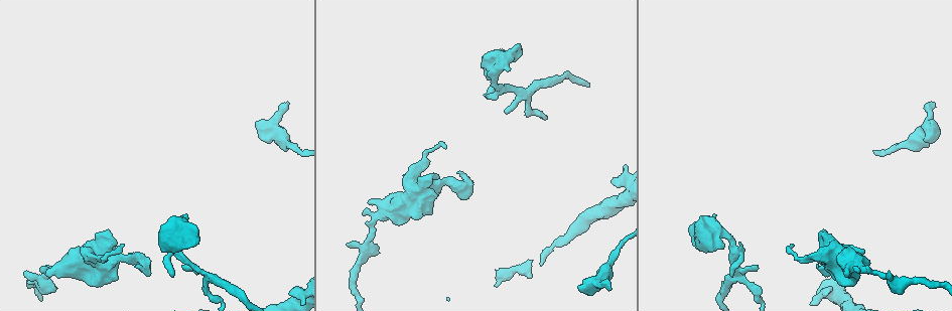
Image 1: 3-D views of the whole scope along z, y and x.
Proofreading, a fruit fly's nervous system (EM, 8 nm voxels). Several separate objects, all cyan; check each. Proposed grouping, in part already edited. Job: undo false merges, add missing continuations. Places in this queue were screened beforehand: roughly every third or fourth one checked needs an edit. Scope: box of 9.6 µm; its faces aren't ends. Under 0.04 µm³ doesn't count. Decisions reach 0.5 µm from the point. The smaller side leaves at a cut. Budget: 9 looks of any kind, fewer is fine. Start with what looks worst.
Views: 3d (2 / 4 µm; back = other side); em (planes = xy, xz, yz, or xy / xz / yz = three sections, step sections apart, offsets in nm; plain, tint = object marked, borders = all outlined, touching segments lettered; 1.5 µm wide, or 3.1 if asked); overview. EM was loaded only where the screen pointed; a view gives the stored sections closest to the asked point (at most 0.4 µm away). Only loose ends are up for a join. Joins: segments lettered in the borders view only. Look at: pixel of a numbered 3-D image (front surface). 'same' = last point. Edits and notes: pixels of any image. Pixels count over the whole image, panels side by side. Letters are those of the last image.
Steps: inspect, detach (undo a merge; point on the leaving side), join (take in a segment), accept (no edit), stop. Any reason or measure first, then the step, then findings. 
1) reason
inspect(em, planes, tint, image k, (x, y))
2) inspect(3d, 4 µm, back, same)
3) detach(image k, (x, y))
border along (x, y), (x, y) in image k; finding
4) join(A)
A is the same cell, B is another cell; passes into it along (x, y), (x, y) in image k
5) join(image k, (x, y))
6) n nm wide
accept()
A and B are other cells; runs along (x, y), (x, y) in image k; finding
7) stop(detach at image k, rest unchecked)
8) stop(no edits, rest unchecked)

thick end
inspect(3d, 4 µm, image 1, (692, 245))

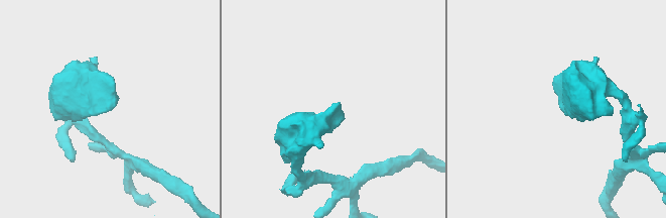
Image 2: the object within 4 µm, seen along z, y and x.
shape alone is not enough
inspect(em, planes, borders, image 2, (564, 110))

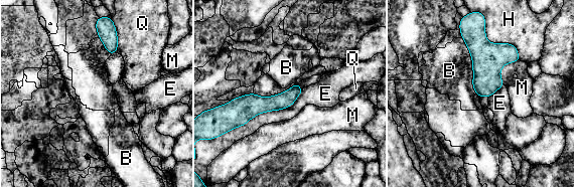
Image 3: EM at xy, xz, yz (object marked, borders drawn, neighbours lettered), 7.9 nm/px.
accept()
B, E, H, M and Q are other cells; runs along (299, 89), (280, 102), (231, 104) in image 3; none of them fits

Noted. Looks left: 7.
free end
inspect(3d, 4 µm, back, image 1, (889, 274))

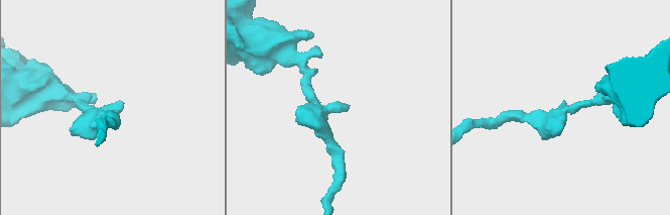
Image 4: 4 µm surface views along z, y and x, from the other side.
need the tissue
inspect(em, planes, borders, image 4, (350, 105))

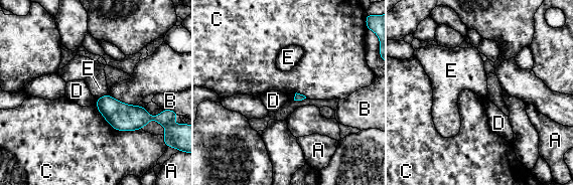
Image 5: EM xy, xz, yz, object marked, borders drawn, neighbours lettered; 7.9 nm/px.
accept()
A, B, C, D and E are other cells; border along (95, 104), (113, 128), (141, 129) in image 5; no lettered segment goes on from it

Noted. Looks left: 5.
free end
inspect(em, planes, borders, image 1, (822, 240))

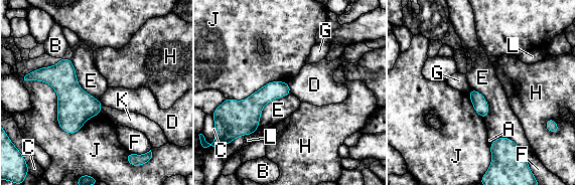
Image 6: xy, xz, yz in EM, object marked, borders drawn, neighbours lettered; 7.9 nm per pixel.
accept()
A, B, C, D, E, F, G, H, J, K and L are other cells; none of them fits

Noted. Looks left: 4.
thin end
inspect(3d, 2 µm, image 1, (505, 110))

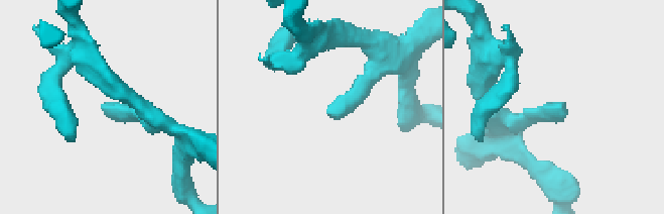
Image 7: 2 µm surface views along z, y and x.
now the EM
inspect(em, yz, step 4, borders, image 7, (558, 106))

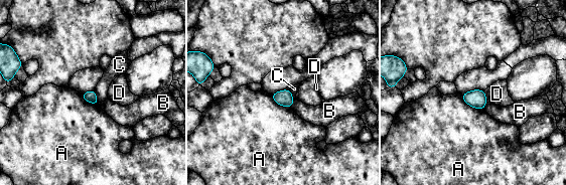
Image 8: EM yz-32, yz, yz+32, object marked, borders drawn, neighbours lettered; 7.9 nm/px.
inspect(em, planes, borders, same)

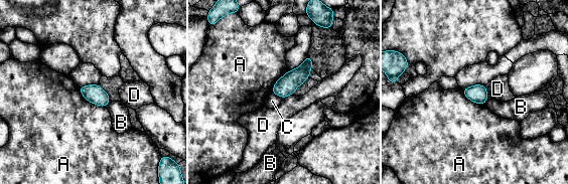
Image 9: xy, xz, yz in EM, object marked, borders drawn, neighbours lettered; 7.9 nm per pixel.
150 nm wide
accept()
A, B, C and D are other cells; border along (484, 85), (488, 97) in image 9; no lettered segment goes on from it

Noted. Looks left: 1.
stop(no edits, rest unchecked)

